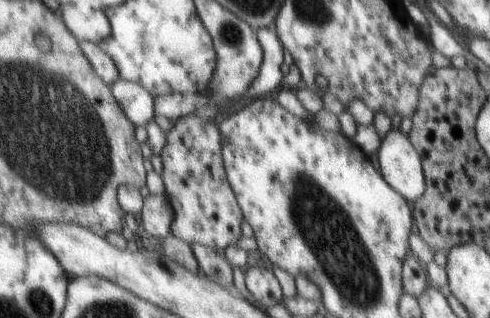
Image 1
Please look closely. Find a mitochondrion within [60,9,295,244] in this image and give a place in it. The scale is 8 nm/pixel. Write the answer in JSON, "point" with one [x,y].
{"point":[231,36]}

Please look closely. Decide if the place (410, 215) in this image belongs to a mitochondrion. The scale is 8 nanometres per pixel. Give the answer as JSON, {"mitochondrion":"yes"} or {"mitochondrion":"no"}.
{"mitochondrion":"no"}

